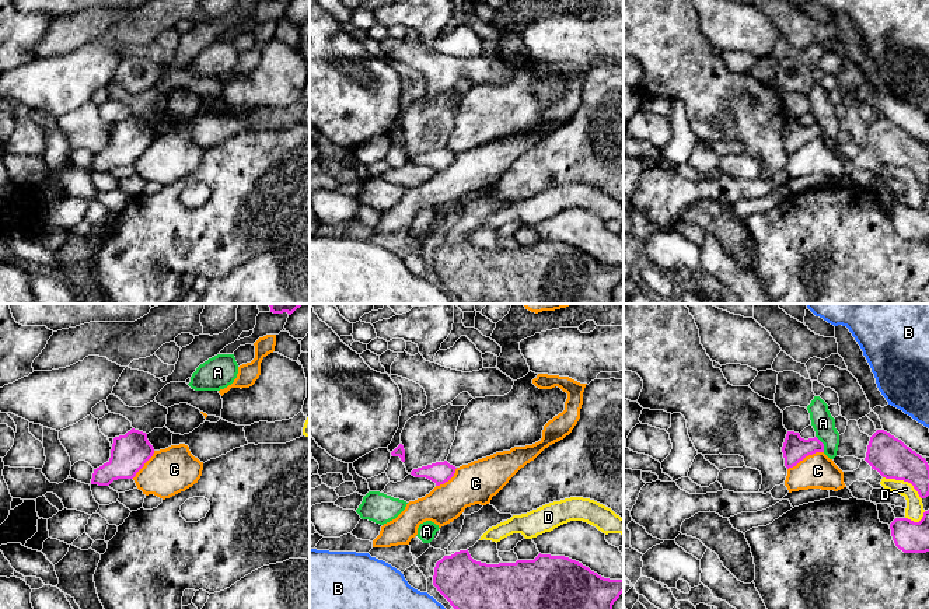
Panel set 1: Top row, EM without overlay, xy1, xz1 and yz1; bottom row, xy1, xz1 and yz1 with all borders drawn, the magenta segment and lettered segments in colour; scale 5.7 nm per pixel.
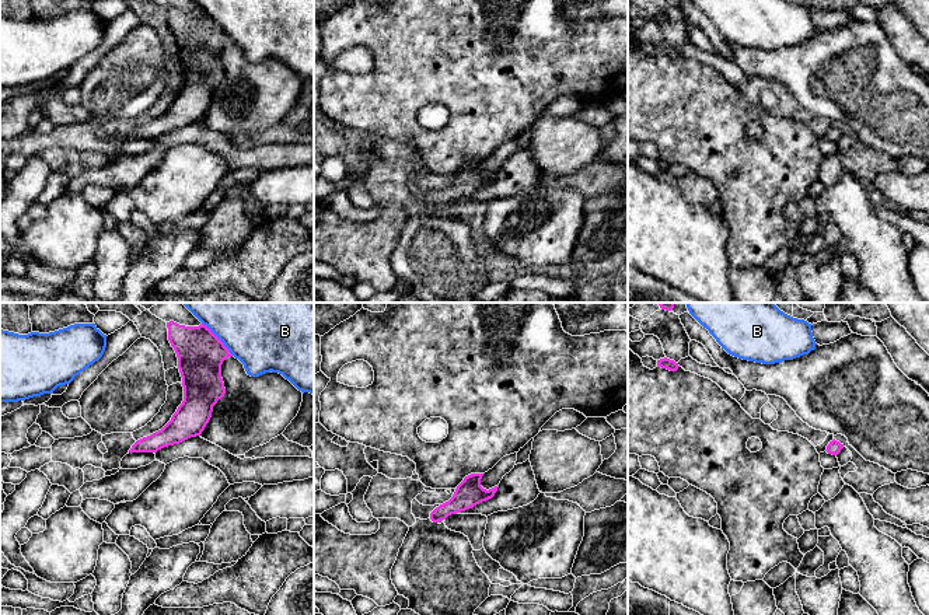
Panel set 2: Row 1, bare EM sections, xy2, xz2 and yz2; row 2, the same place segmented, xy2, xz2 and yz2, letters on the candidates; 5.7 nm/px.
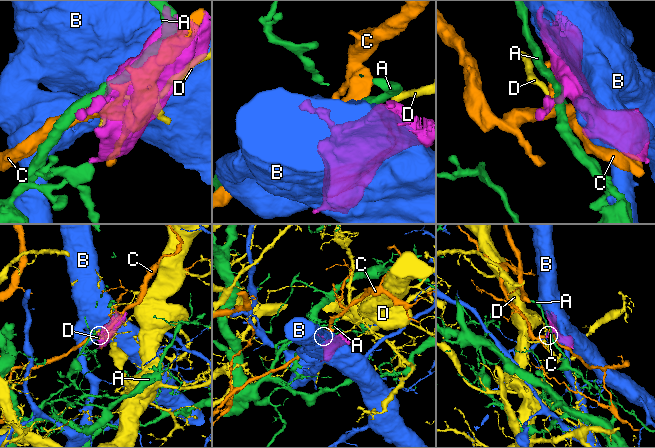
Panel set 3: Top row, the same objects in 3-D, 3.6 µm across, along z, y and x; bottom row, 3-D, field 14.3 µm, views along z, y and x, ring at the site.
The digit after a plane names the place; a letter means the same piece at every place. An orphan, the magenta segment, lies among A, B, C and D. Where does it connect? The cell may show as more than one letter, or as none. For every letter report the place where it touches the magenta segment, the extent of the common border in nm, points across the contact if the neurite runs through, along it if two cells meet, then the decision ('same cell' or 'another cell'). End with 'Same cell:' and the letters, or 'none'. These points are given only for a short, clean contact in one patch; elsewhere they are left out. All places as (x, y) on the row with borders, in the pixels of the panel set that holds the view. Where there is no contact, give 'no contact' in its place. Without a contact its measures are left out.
A: yz1 (823, 444) | 110 nm | along yz1 (816, 436), (823, 444), (824, 451) | another cell
B: xy2 (219, 339) | 260 nm | another cell
C: yz1 (804, 457) | 240 nm | another cell
D: yz1 (904, 480) | 260 nm | along yz1 (883, 476), (907, 480), (921, 499) | another cell
Same cell: none

